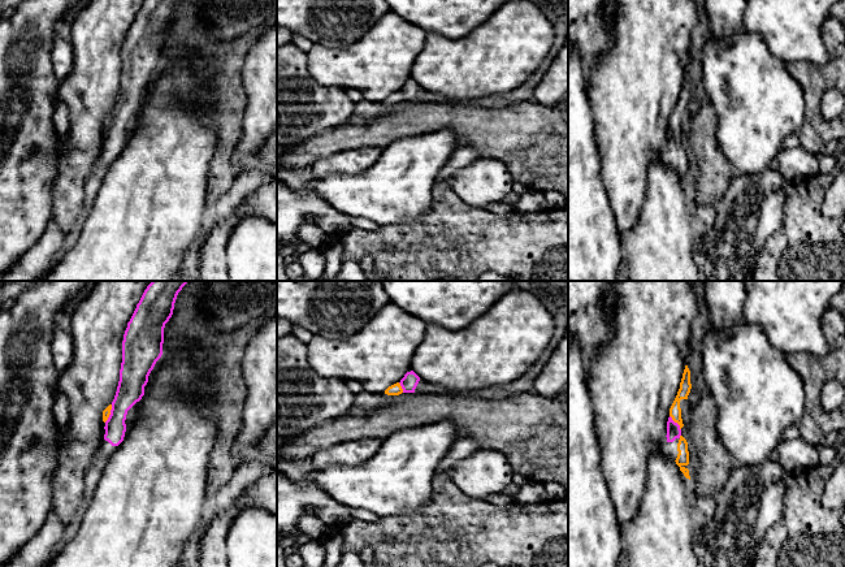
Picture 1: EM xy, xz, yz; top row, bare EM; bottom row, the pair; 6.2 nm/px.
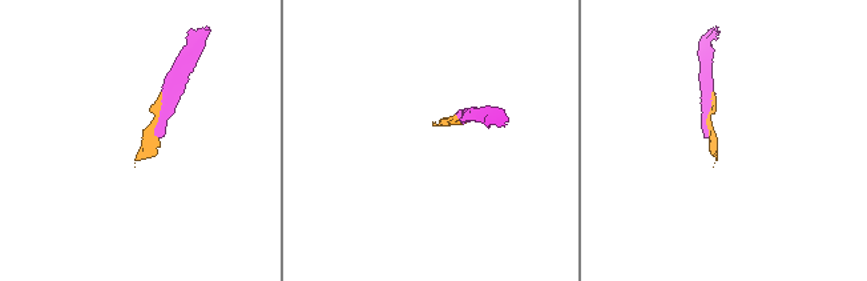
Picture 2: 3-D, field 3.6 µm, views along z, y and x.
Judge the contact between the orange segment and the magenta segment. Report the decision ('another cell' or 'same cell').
same cell

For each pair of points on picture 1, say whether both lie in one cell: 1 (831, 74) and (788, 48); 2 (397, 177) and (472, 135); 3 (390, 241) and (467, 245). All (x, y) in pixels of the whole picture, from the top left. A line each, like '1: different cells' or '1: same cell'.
1: different cells
2: different cells
3: same cell

